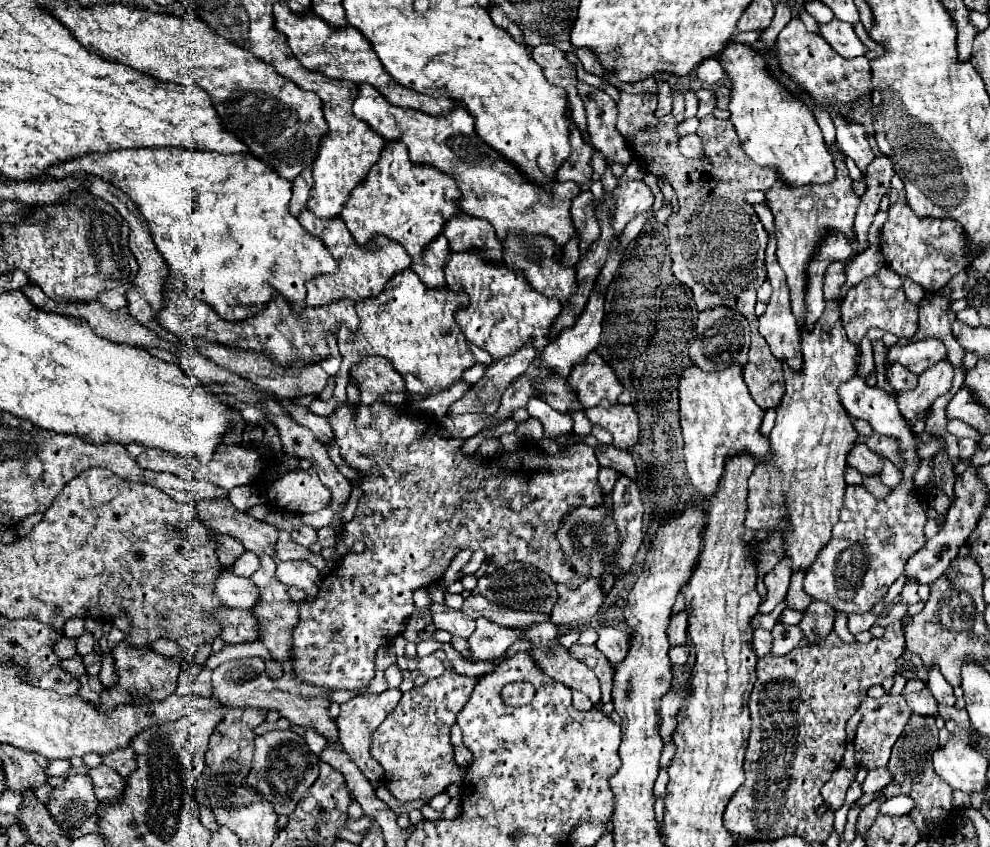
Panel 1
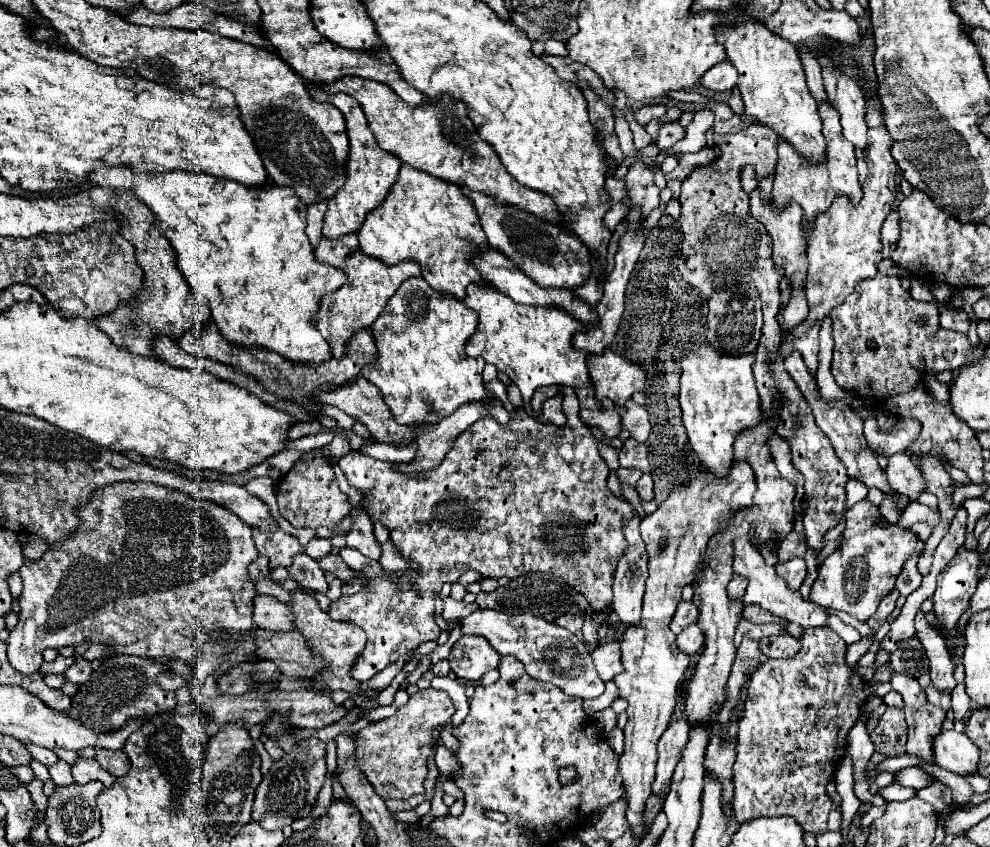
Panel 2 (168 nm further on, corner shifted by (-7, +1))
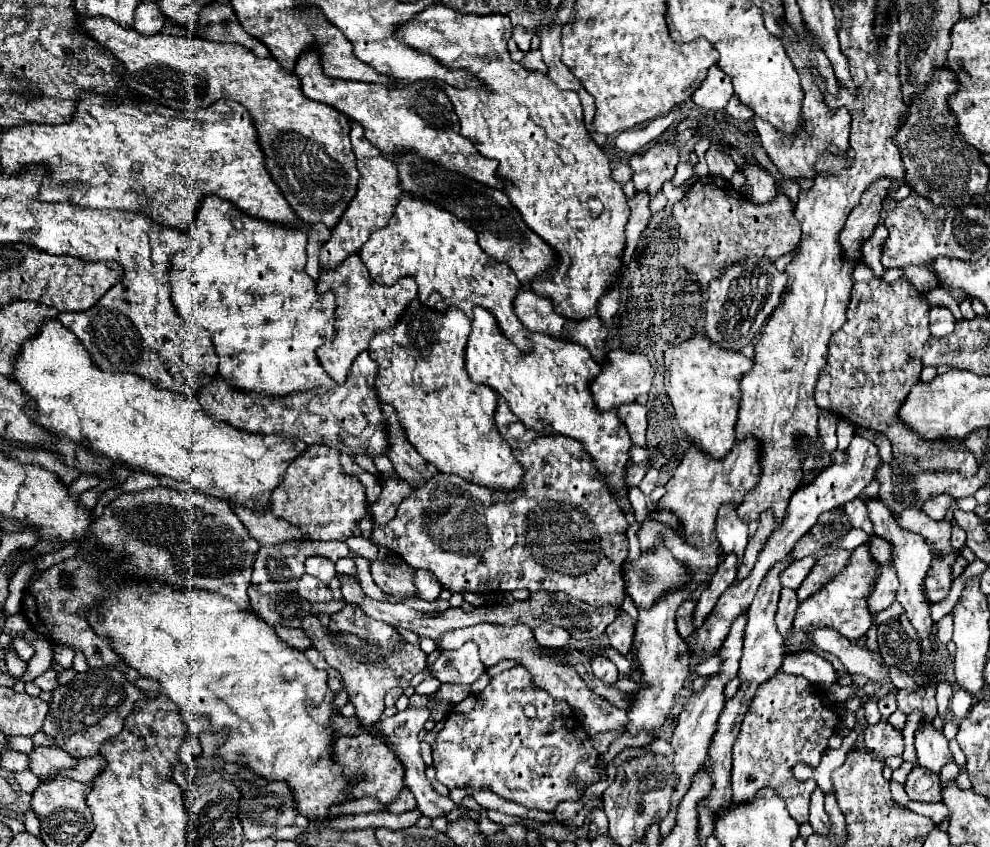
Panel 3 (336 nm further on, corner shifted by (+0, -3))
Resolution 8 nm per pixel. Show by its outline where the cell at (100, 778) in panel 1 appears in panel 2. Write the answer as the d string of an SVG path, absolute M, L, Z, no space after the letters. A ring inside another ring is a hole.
M77 758L73 762L71 776L77 784L85 784L85 782L91 782L91 780L101 780L105 784L105 788L109 788L115 782L115 776L101 770L97 760L87 760L87 758Z

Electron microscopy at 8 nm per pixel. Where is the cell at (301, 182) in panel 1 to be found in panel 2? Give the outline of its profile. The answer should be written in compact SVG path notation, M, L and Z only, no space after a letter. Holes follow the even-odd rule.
M319 202L319 204L313 204L307 208L307 236L309 236L313 248L317 248L317 244L323 238L321 228L323 228L323 218L325 218L325 208L327 208L325 202Z

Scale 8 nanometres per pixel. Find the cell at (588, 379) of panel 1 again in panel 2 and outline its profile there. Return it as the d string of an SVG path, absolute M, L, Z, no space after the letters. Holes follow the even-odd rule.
M609 348L601 356L591 354L587 368L589 378L595 386L597 400L609 398L617 406L621 406L635 392L641 392L645 388L645 368L641 364L631 364L631 360L625 360Z

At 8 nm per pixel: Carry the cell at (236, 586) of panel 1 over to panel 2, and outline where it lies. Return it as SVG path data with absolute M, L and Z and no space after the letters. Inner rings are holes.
M259 594L253 602L253 622L271 632L291 632L293 628L293 614L285 604L281 604L273 596Z

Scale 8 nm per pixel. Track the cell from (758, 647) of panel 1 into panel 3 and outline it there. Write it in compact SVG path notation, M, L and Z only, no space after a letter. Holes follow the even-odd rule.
M788 652L784 654L782 672L788 674L800 674L806 676L808 680L814 680L814 684L822 684L822 688L828 688L830 684L836 682L834 668L828 660L812 654L812 652Z

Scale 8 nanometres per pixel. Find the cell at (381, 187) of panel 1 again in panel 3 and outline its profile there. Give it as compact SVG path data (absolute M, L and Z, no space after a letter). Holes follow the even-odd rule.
M402 192L388 226L372 232L358 256L378 284L390 286L406 274L414 276L422 304L434 310L442 312L448 306L456 306L470 318L474 306L488 308L502 332L506 332L522 352L530 352L530 344L526 344L526 328L512 310L514 294L518 294L522 284L518 284L518 278L510 272L508 264L490 258L484 250L478 252L478 256L466 256L466 222L458 220L442 206Z

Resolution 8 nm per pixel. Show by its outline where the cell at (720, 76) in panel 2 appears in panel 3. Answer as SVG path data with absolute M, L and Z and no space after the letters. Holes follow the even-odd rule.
M712 66L700 88L692 94L692 100L696 106L706 110L722 110L726 108L732 94L734 90L732 90L730 76L726 76L718 66Z

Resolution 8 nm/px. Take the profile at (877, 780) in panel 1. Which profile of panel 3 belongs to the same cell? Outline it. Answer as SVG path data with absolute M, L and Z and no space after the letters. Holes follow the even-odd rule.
M914 766L912 772L906 778L906 794L912 800L922 800L922 802L938 802L940 796L940 782L938 782L938 774L926 772L926 768L922 766Z

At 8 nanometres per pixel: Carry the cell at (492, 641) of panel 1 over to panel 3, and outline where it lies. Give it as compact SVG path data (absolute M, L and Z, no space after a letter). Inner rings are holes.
M466 642L458 650L442 650L430 670L440 682L472 684L486 672L486 666L478 656L478 646L474 642Z

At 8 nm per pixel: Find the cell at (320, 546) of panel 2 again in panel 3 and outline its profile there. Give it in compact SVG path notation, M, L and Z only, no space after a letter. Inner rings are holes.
M314 556L314 558L306 560L306 572L316 576L318 580L322 580L324 584L330 584L330 580L336 576L334 562L326 560L326 558L320 558L320 556Z

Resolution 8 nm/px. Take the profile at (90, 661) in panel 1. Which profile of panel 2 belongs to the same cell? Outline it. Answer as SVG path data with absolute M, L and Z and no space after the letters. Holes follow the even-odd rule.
M81 656L63 672L63 678L67 682L73 682L73 684L81 684L81 682L89 680L89 676L91 676L91 662L83 660Z

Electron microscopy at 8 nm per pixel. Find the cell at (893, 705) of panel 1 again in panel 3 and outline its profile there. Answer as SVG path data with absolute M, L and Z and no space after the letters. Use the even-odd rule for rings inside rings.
M886 720L872 724L872 726L866 726L864 744L866 744L868 752L878 756L880 760L884 760L888 756L900 756L904 750L902 732Z

